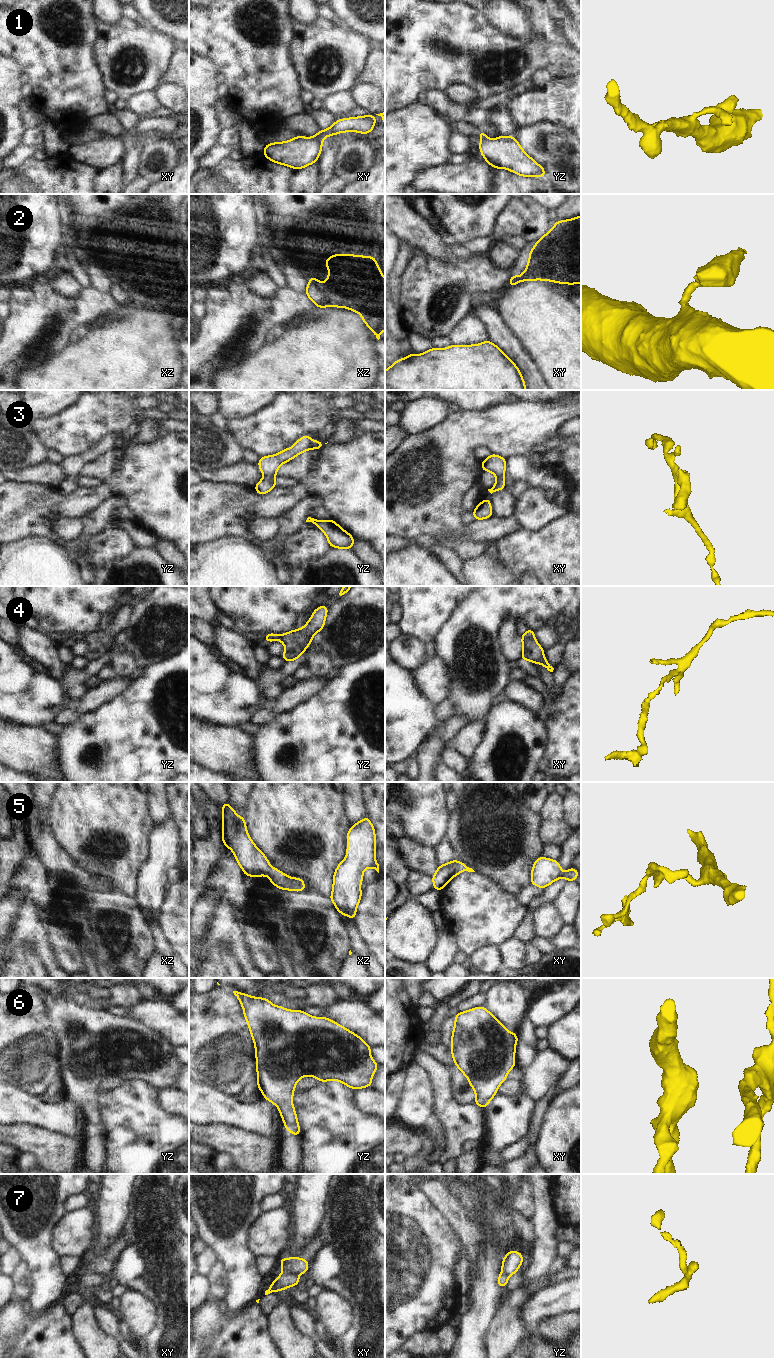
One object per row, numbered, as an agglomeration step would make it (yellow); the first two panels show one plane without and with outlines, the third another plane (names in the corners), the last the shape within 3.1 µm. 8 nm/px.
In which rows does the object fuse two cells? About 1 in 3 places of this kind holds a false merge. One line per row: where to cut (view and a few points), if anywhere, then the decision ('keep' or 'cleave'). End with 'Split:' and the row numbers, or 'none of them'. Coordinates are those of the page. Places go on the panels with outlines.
1: cut xy (310, 137), (321, 141); cleave
2: cut xz (323, 285), (325, 305); cleave
3: cut none; keep
4: cut none; keep
5: cut none; keep
6: cut none; keep
7: cut xy (283, 1272), (297, 1275); cleave
Split: 1, 2, 7

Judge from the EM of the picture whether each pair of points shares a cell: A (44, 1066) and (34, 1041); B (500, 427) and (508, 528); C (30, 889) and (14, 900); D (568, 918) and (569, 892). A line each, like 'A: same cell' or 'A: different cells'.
A: same cell
B: different cells
C: different cells
D: same cell

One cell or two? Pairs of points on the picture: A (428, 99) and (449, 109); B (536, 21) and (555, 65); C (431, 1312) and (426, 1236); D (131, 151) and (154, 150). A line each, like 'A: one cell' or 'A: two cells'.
A: one cell
B: one cell
C: one cell
D: two cells

